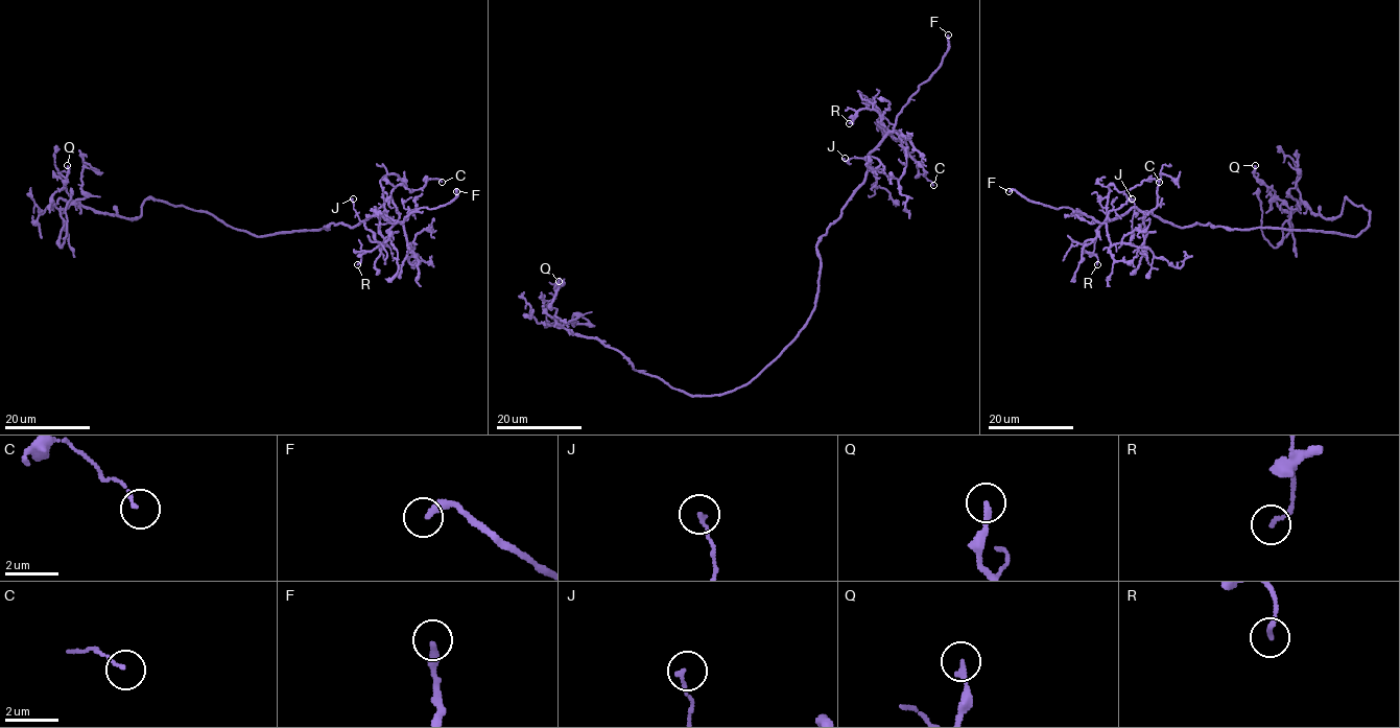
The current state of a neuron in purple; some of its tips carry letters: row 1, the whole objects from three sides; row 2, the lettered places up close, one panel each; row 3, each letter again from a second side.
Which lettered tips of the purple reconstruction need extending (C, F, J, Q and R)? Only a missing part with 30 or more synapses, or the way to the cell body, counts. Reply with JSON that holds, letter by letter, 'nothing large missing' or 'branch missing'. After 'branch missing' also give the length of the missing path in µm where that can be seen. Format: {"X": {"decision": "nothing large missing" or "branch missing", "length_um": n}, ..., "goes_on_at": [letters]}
{"C": {"decision": "nothing large missing"}, "F": {"decision": "branch missing", "length_um": 60}, "J": {"decision": "nothing large missing"}, "Q": {"decision": "nothing large missing"}, "R": {"decision": "nothing large missing"}, "goes_on_at": ["F"]}

